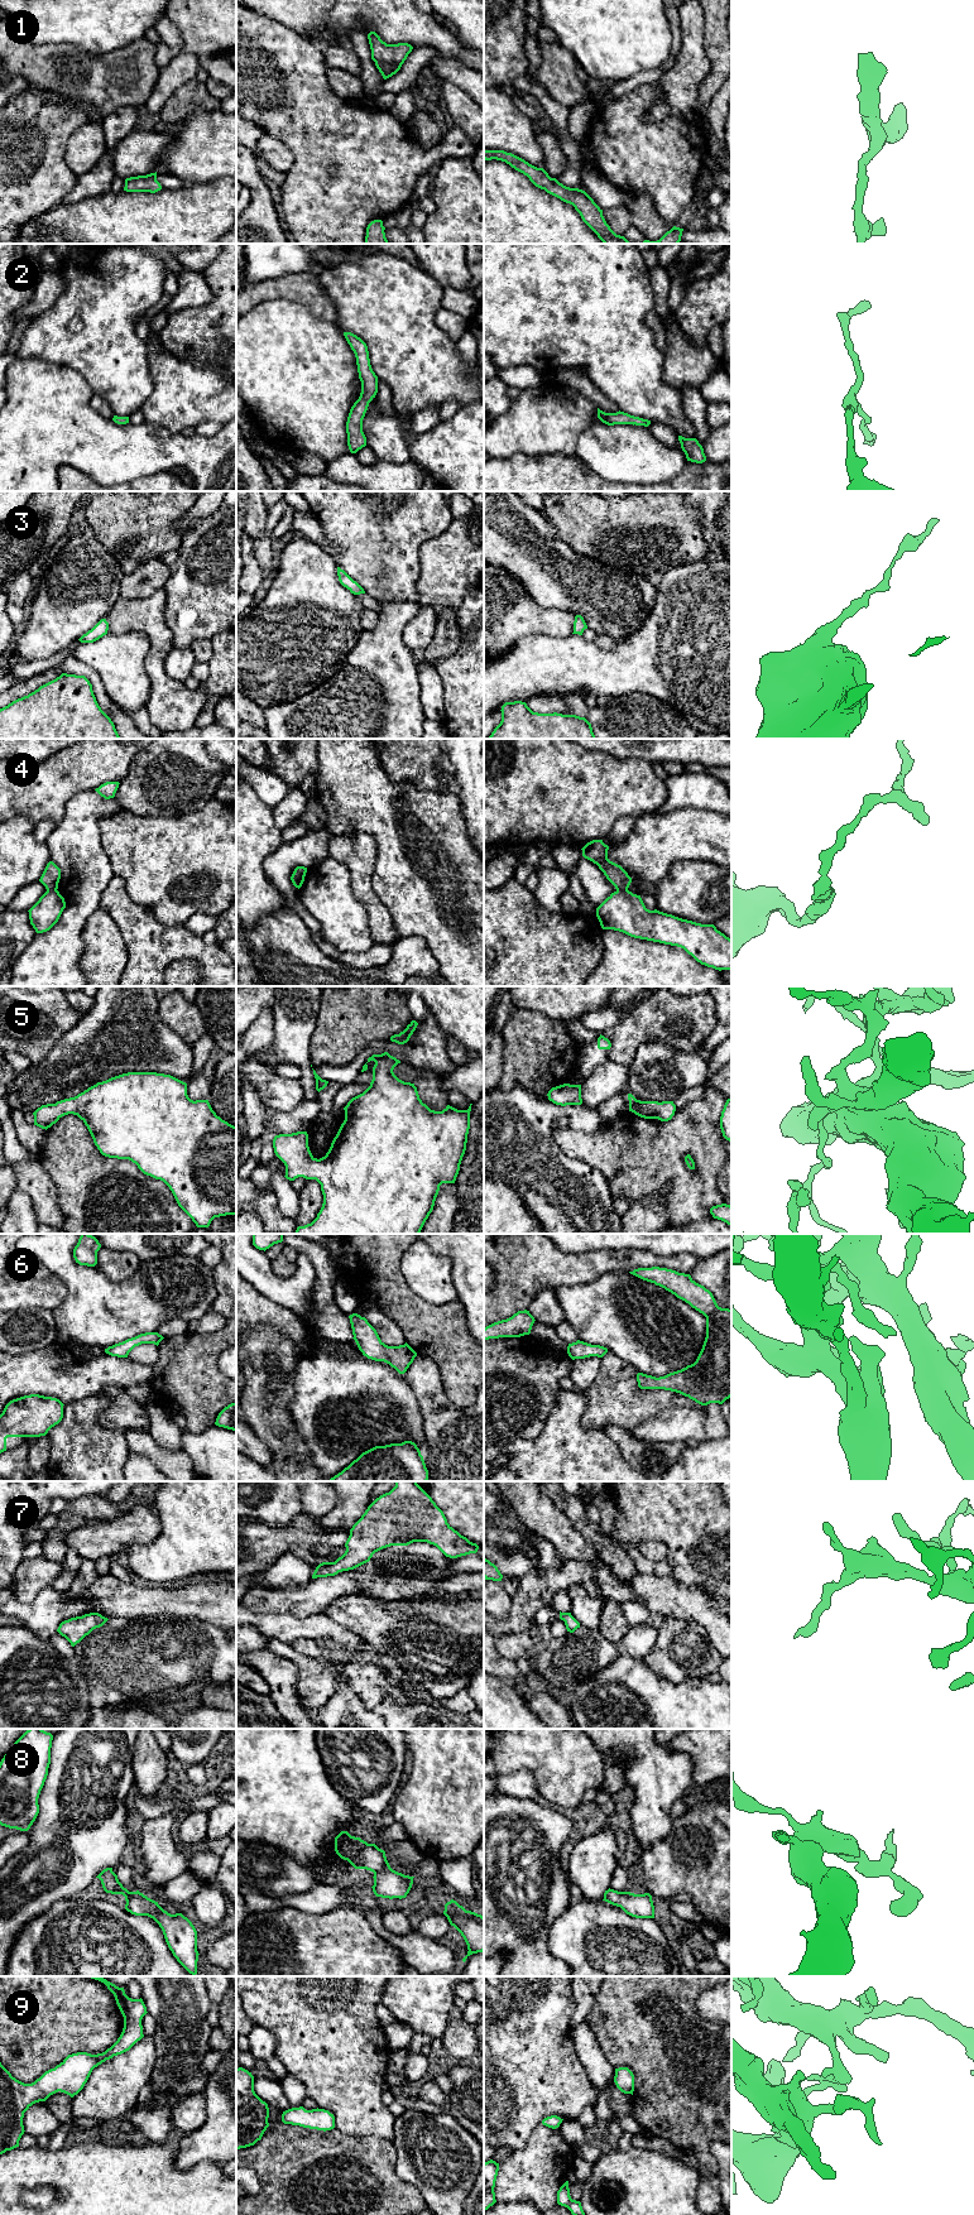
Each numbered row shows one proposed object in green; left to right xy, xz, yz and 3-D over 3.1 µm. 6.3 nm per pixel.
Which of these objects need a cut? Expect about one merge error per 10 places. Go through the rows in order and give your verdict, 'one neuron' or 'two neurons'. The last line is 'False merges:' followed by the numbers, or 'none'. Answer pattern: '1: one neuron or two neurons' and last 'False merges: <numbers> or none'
1: one neuron
2: one neuron
3: one neuron
4: two neurons
5: one neuron
6: one neuron
7: one neuron
8: one neuron
9: one neuron
False merges: 4

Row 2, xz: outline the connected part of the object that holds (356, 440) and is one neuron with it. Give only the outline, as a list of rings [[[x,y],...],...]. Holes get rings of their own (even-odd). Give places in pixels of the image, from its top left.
[[[344,332],[344,336],[355,354],[359,379],[361,381],[360,397],[351,407],[346,422],[347,446],[351,453],[356,453],[366,446],[366,437],[363,432],[363,419],[369,403],[378,393],[378,376],[371,369],[366,343],[351,332]]]

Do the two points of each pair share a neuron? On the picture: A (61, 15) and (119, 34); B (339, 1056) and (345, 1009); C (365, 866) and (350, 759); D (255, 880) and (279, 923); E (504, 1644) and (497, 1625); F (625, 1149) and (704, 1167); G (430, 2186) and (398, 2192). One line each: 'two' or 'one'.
A: one
B: one
C: two
D: two
E: two
F: one
G: two

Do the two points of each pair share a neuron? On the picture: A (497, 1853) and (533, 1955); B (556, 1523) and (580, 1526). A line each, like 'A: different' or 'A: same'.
A: same
B: different

